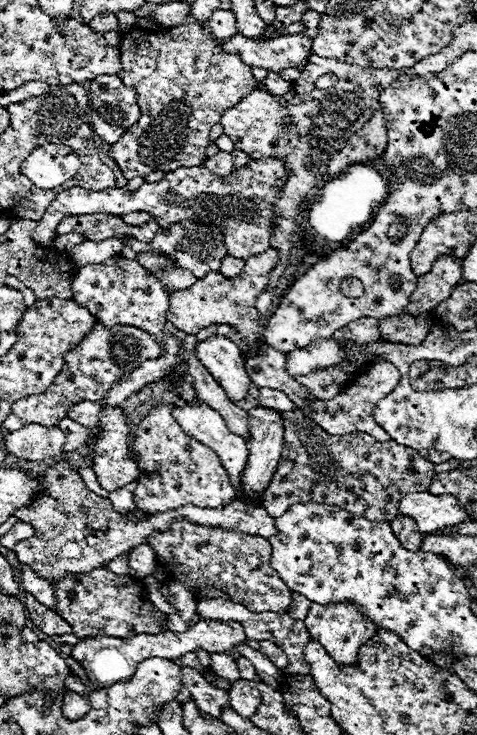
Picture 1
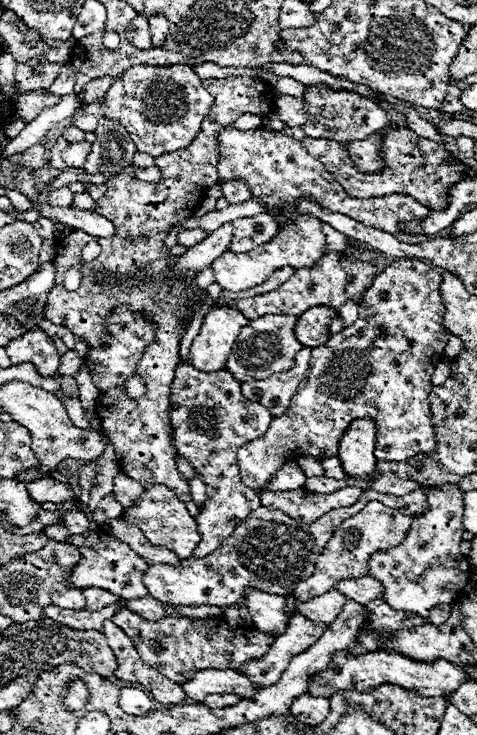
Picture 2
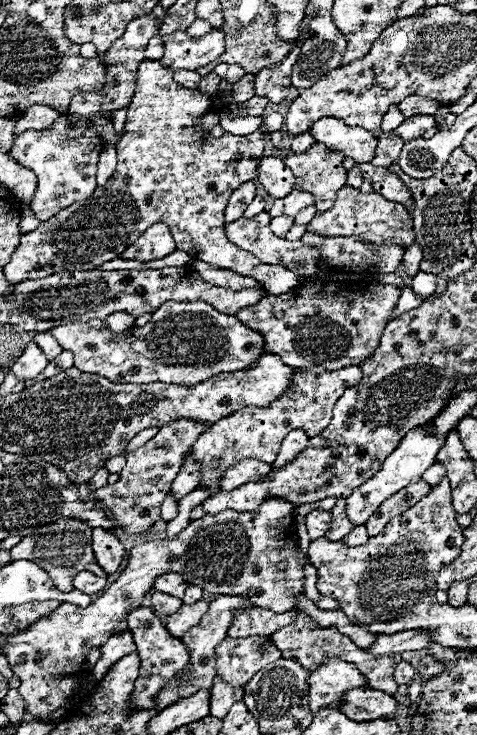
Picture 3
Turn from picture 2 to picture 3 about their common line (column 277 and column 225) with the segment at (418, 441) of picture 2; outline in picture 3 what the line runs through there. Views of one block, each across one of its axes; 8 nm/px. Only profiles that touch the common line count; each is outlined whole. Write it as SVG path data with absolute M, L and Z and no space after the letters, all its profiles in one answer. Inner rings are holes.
M346 366L340 370L324 370L324 368L308 368L308 370L294 370L294 384L290 384L290 392L286 396L280 396L266 408L240 408L238 412L232 412L230 416L218 420L212 424L210 430L206 430L196 444L192 446L192 456L200 464L200 488L206 488L210 496L214 496L220 486L222 474L236 464L238 460L262 460L266 464L272 464L276 460L278 448L282 438L286 438L286 432L294 428L306 428L306 434L312 438L326 424L330 424L332 408L336 400L342 396L346 388L358 386L362 380L362 370L358 366Z

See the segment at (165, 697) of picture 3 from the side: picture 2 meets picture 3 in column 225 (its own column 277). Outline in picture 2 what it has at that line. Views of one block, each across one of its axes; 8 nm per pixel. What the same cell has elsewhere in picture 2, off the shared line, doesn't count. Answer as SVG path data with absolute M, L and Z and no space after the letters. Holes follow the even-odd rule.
M248 588L244 602L246 602L246 608L250 610L256 630L270 634L274 638L278 638L286 630L290 618L286 612L286 598L284 596L258 592L256 588Z

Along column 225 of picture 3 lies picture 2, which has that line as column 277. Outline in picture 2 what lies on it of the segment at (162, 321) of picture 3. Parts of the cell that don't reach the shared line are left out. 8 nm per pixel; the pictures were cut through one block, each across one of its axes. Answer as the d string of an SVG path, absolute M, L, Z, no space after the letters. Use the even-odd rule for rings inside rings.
M268 314L256 320L250 320L238 334L234 348L226 360L226 370L240 382L262 380L274 372L286 372L294 366L296 354L304 348L298 344L294 336L296 316L282 316L282 314Z

